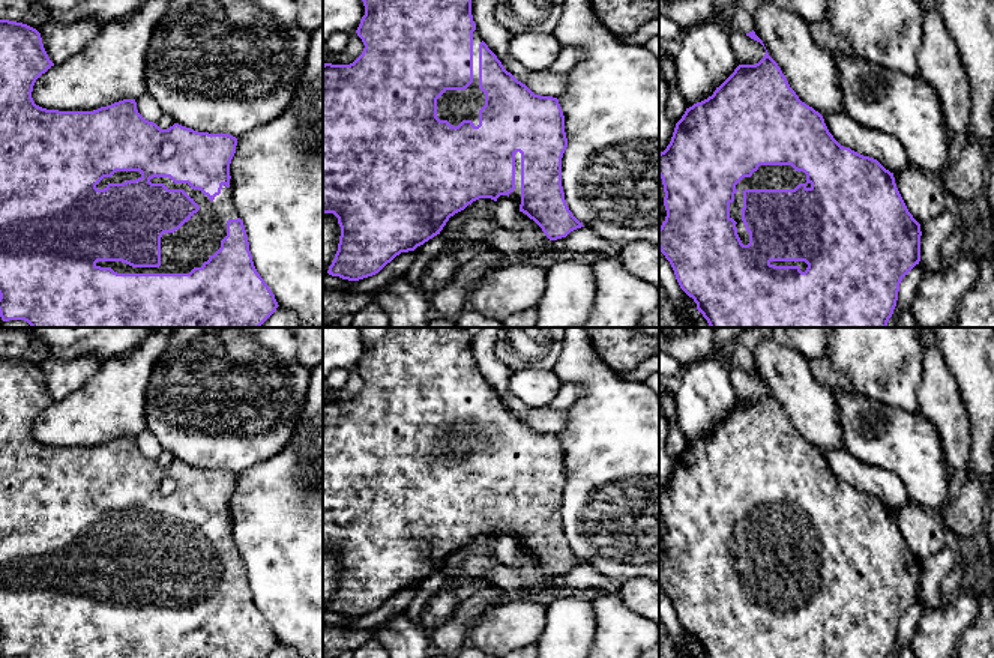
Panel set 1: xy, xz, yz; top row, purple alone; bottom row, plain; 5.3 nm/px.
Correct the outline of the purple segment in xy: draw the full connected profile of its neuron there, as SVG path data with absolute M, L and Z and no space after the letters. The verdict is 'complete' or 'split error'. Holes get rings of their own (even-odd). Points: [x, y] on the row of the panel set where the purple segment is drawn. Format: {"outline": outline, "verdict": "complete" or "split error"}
{"outline": "M0 20L0 317L3 321L24 320L32 327L260 327L279 306L275 294L257 272L243 221L240 219L234 195L230 188L230 164L236 153L237 138L230 134L198 132L174 123L161 129L156 123L146 120L137 110L135 99L123 99L93 111L59 111L47 110L35 104L32 98L36 80L54 63L50 60L41 33L23 23Z", "verdict": "split error"}

